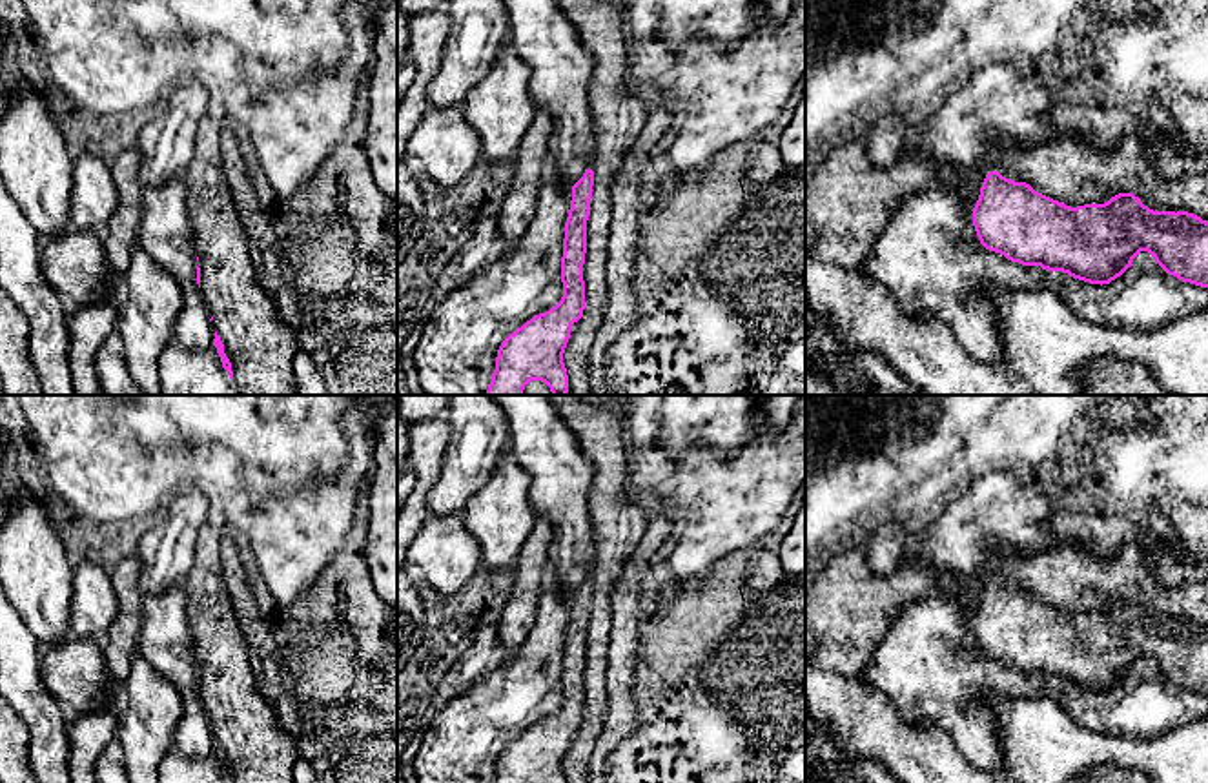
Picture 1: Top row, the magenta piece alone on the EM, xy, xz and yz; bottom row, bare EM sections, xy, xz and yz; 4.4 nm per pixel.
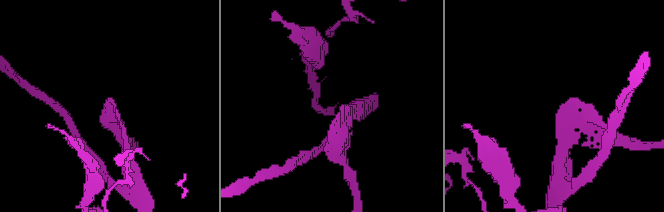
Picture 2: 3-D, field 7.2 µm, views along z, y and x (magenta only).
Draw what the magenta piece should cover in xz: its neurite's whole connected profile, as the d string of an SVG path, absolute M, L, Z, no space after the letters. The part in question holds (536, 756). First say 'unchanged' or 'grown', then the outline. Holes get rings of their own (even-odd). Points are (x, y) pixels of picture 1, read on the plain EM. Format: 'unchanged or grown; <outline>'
unchanged; M590 575L572 594L561 665L561 708L548 719L534 723L501 750L492 783L567 783L563 761L572 732L585 717L583 672L592 594Z

